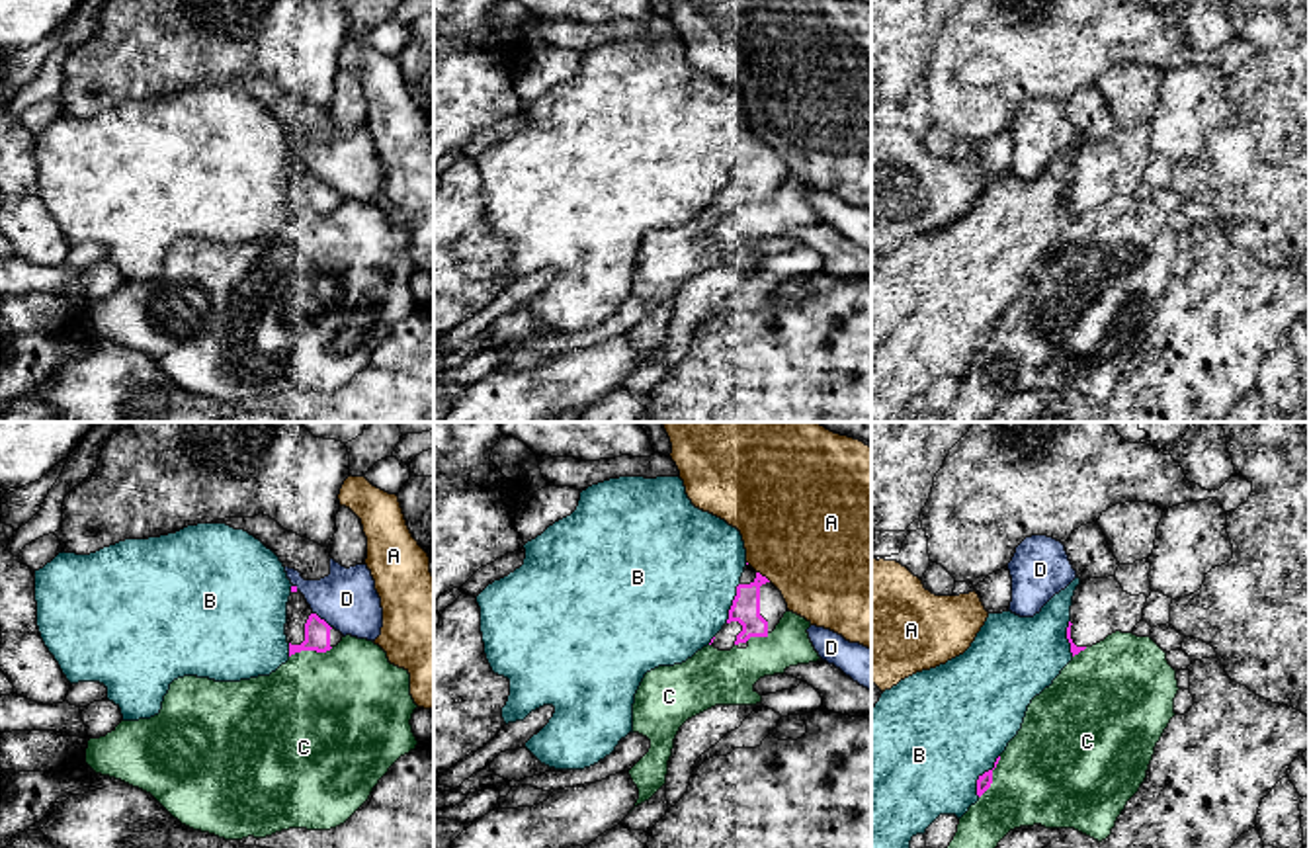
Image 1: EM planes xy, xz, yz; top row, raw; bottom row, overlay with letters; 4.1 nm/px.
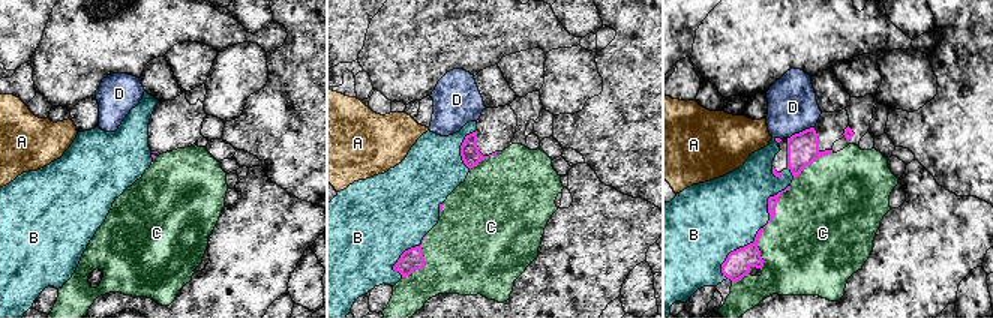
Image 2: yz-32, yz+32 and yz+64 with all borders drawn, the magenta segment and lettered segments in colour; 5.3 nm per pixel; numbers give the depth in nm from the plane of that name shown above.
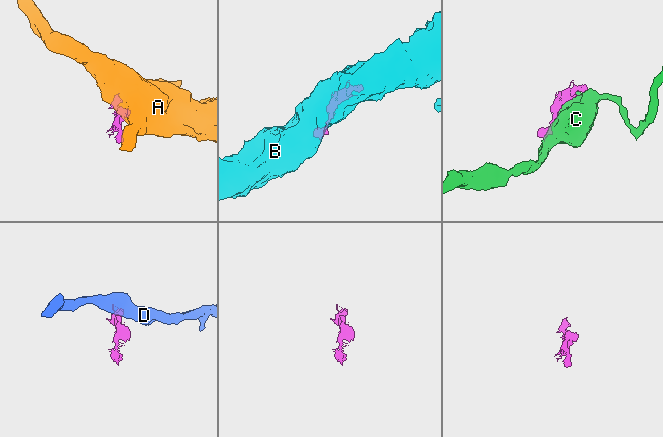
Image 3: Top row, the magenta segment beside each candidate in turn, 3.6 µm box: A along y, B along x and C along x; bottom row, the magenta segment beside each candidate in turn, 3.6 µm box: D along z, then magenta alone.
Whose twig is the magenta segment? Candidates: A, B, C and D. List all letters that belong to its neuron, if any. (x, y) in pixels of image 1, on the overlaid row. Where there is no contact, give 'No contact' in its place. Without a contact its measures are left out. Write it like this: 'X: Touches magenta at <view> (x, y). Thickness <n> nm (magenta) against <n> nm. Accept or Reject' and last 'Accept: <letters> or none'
A: Touches magenta at xz (764, 577). Thickness 120 nm (magenta) against 500 nm. Reject
B: Touches magenta at yz (983, 774). Thickness 60 nm (magenta) against 500 nm. Reject
C: Touches magenta at xy (311, 649). Thickness 110 nm (magenta) against 480 nm. Reject
D: Touches magenta at xy (323, 620). Thickness 110 nm (magenta) against 240 nm. Reject
Accept: none

